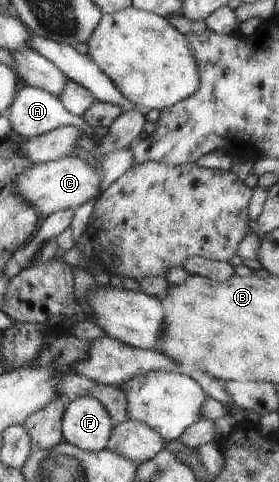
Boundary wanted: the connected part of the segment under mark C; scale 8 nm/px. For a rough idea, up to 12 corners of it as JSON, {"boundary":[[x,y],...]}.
{"boundary":[[85,157],[37,163],[20,194],[45,218],[100,194]]}

